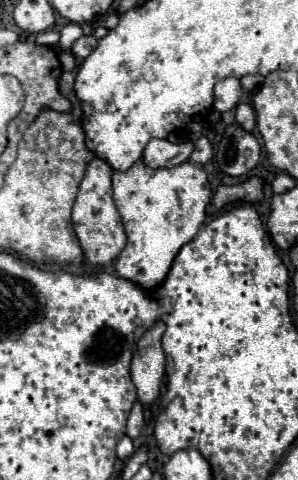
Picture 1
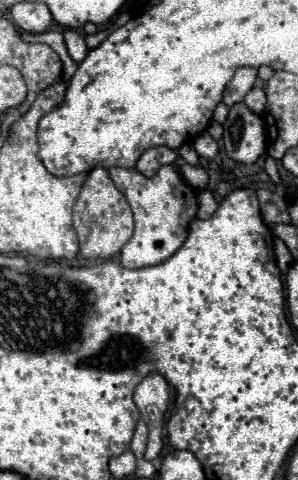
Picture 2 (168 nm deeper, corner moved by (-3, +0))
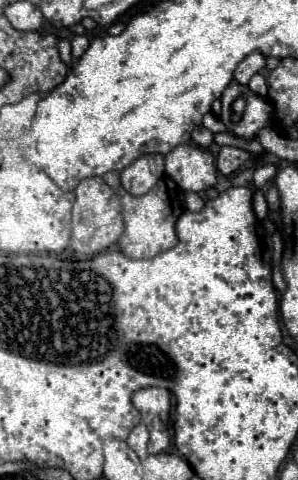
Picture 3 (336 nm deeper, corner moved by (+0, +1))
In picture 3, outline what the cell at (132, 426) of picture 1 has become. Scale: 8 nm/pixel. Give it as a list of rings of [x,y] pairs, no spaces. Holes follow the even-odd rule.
[[[142,423],[136,425],[136,427],[130,431],[130,435],[128,435],[128,445],[136,451],[136,455],[138,455],[140,459],[148,457],[148,451],[146,451],[146,445],[148,445],[148,429],[146,429]]]

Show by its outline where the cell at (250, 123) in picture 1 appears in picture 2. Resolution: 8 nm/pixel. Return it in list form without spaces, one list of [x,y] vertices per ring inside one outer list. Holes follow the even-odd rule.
[[[253,88],[245,96],[243,104],[247,104],[247,108],[251,108],[251,112],[255,112],[255,114],[263,114],[263,110],[265,110],[265,92],[261,88]]]

